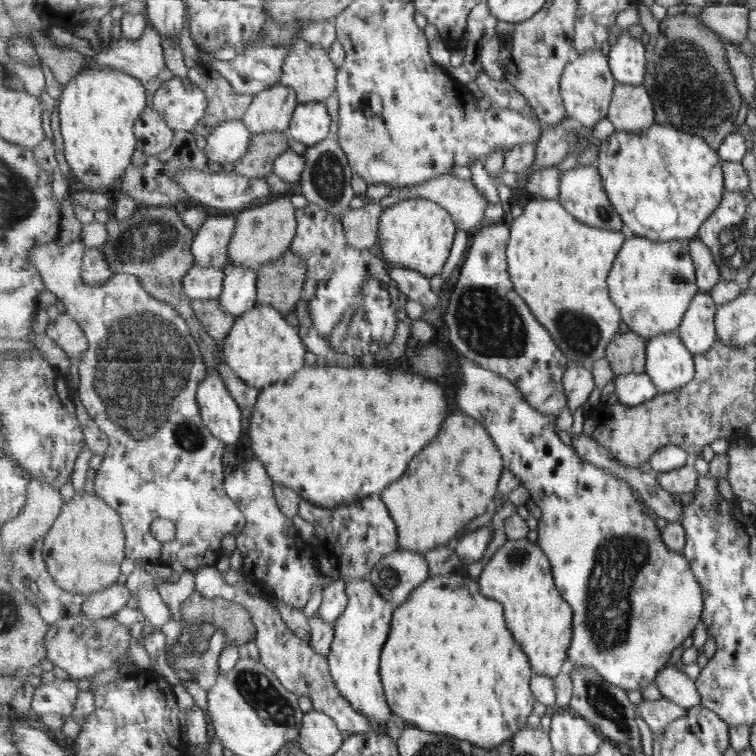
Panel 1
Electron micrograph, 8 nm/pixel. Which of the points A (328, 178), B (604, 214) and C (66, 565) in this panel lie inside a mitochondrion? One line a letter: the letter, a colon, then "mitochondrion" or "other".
A: mitochondrion
B: mitochondrion
C: other

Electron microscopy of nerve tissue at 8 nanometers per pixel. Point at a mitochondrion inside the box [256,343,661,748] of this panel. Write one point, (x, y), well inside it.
(616, 564)

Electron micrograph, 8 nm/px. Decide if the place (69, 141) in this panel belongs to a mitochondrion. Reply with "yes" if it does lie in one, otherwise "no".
no

